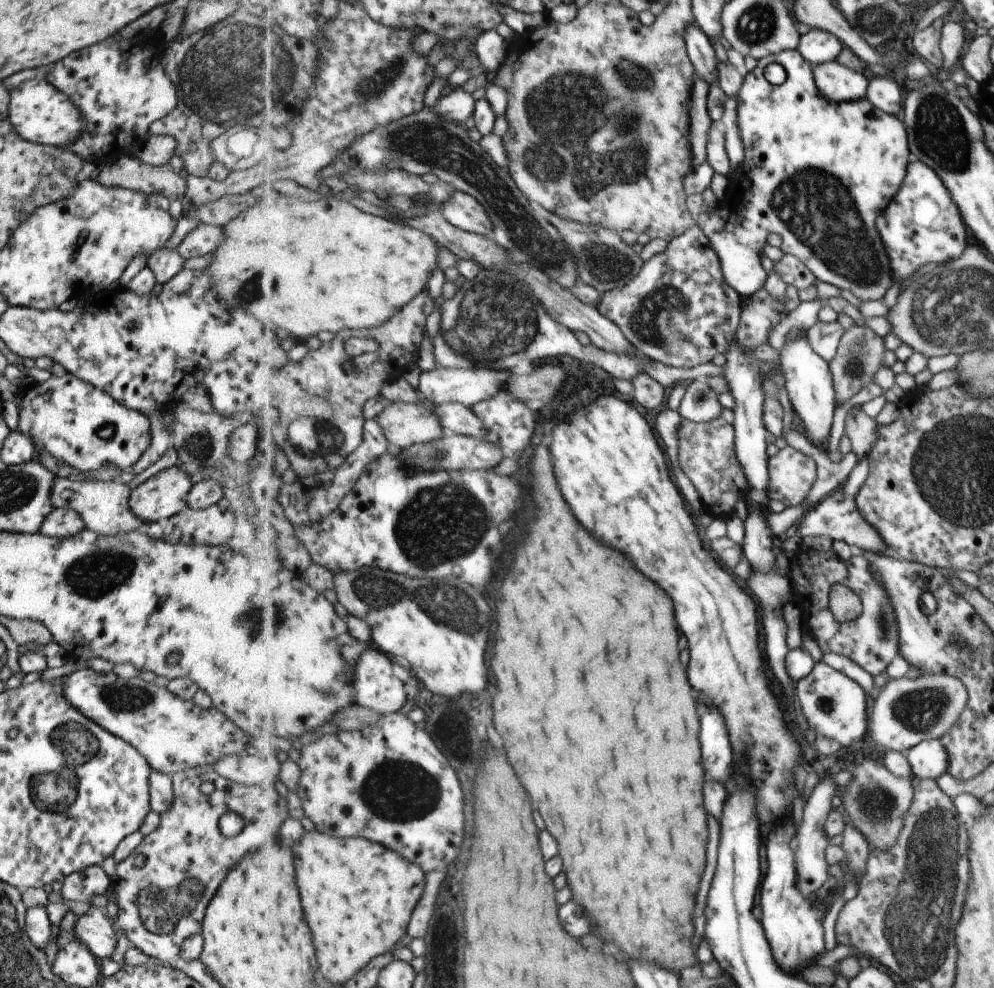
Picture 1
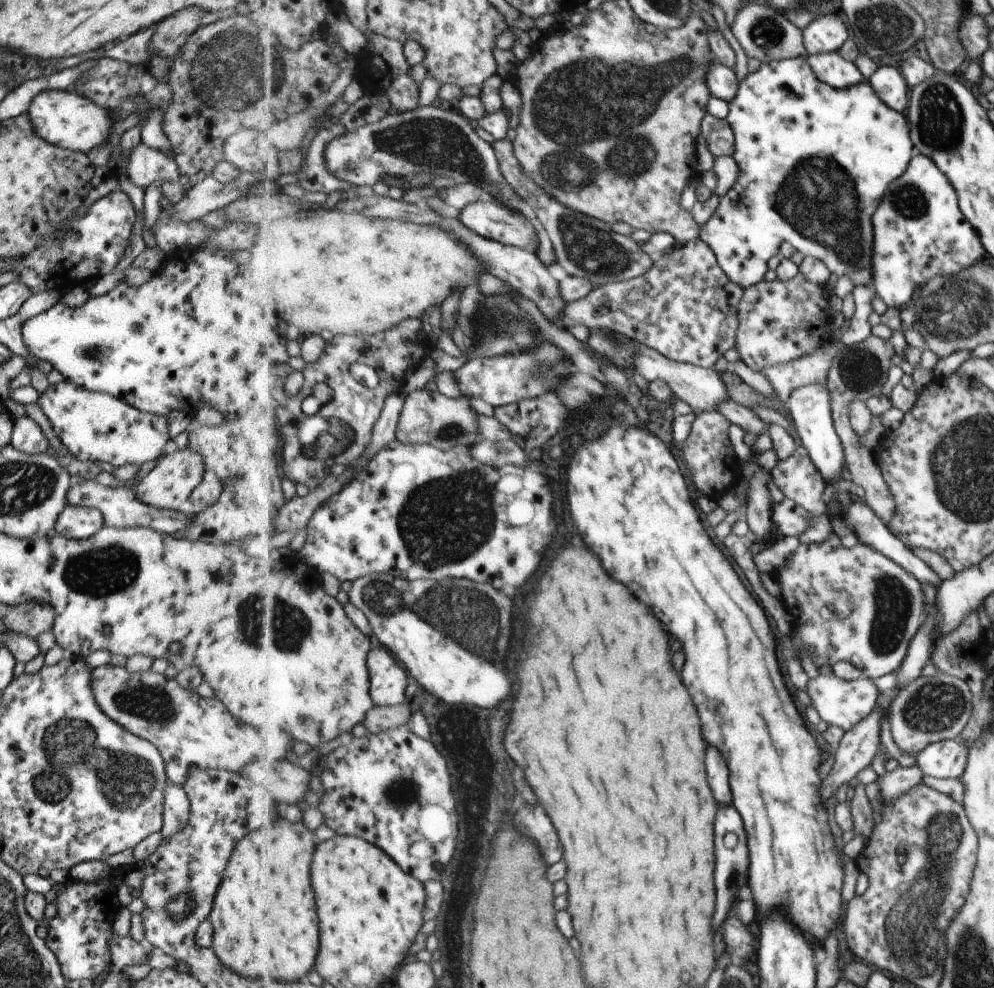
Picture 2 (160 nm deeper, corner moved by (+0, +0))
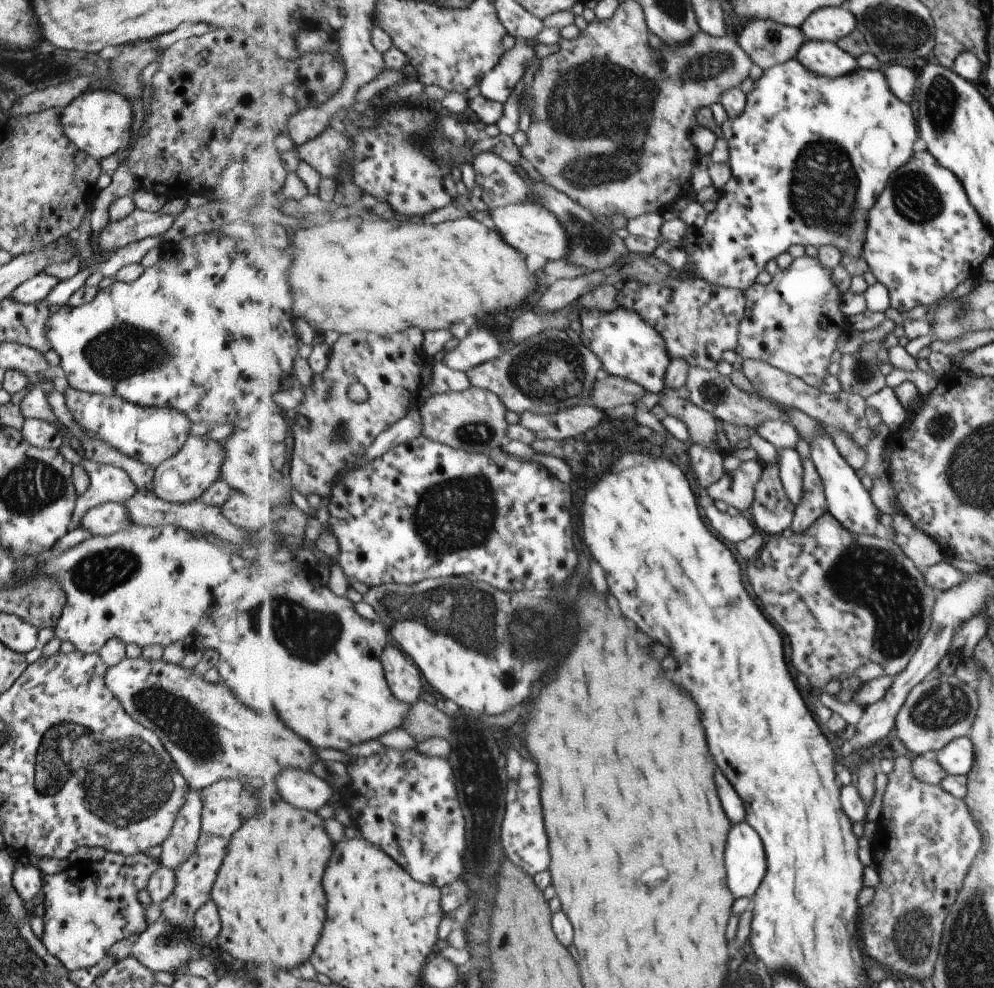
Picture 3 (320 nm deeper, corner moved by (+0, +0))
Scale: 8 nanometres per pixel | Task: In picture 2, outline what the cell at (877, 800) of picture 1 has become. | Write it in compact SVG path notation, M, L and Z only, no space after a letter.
M916 763L910 768L899 767L892 772L885 772L885 774L878 776L876 784L879 786L881 794L880 809L875 810L875 822L885 816L885 810L899 800L899 796L903 796L907 791L914 789L923 780L923 772Z

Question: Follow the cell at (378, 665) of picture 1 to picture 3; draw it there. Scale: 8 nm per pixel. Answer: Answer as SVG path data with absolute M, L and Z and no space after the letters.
M385 646L381 662L386 674L387 684L395 690L395 698L401 702L415 703L423 692L423 676L413 659L405 654L401 647Z

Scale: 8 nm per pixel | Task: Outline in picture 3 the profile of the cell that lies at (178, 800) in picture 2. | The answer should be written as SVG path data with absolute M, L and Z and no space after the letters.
M188 788L186 791L185 802L177 810L171 831L160 845L159 864L172 871L195 852L200 834L201 801L197 791Z

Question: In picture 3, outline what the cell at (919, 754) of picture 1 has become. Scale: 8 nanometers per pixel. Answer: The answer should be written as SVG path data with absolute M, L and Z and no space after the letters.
M960 737L947 742L943 748L931 754L933 760L946 775L966 775L973 764L973 746L970 739Z

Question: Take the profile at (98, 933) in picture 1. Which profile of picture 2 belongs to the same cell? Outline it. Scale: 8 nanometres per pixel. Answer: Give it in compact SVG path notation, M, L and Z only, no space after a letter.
M113 931L107 942L107 948L109 948L111 969L117 972L121 972L123 966L145 964L145 958L151 949L144 941L137 942L129 935L119 936Z

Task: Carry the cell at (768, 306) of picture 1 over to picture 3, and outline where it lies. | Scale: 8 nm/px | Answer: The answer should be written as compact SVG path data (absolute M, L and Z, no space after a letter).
M804 255L794 260L787 270L781 270L767 285L755 284L746 292L747 309L739 328L738 358L767 362L788 374L801 378L809 386L821 388L825 378L834 373L831 363L833 354L839 349L841 330L845 326L845 316L841 316L841 292L833 282L833 272L825 268L818 258Z

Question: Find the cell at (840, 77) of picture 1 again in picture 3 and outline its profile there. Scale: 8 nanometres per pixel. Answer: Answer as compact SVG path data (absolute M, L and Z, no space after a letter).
M807 39L799 50L798 60L811 72L827 78L841 78L859 70L857 59L835 42Z

